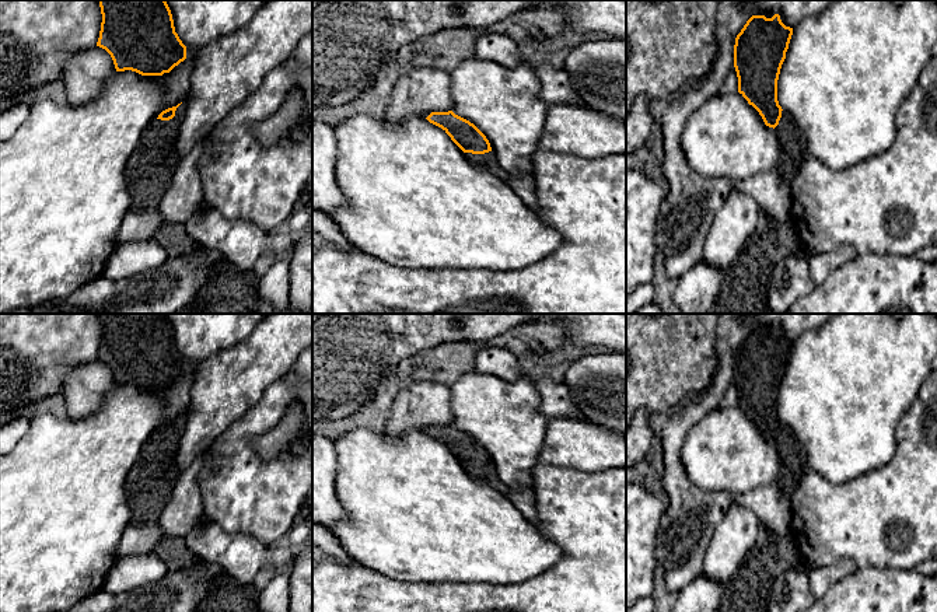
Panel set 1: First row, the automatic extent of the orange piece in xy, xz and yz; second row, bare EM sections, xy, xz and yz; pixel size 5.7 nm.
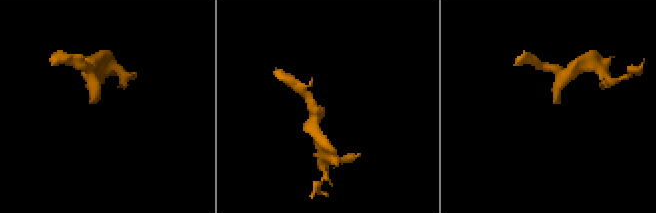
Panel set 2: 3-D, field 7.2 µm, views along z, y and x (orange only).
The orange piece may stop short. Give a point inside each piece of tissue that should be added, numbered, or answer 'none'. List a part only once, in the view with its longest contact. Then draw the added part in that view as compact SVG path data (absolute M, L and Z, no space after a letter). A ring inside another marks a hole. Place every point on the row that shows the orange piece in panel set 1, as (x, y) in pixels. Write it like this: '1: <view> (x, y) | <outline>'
1: xy (150, 168) | M182 102L169 120L155 119L146 127L140 144L127 161L127 189L132 211L158 216L158 204L171 185L179 162L175 154L176 136L185 113Z

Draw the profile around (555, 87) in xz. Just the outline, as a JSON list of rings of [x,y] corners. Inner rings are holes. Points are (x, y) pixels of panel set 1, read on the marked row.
[[[500,34],[480,36],[475,45],[475,56],[510,69],[528,63],[539,80],[539,98],[545,104],[583,105],[563,69],[555,69],[550,63],[535,64],[524,59],[520,48],[508,36]]]

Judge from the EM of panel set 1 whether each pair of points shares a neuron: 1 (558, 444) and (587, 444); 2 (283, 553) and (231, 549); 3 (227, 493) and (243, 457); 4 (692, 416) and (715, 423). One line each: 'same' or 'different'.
1: same
2: same
3: same
4: different

